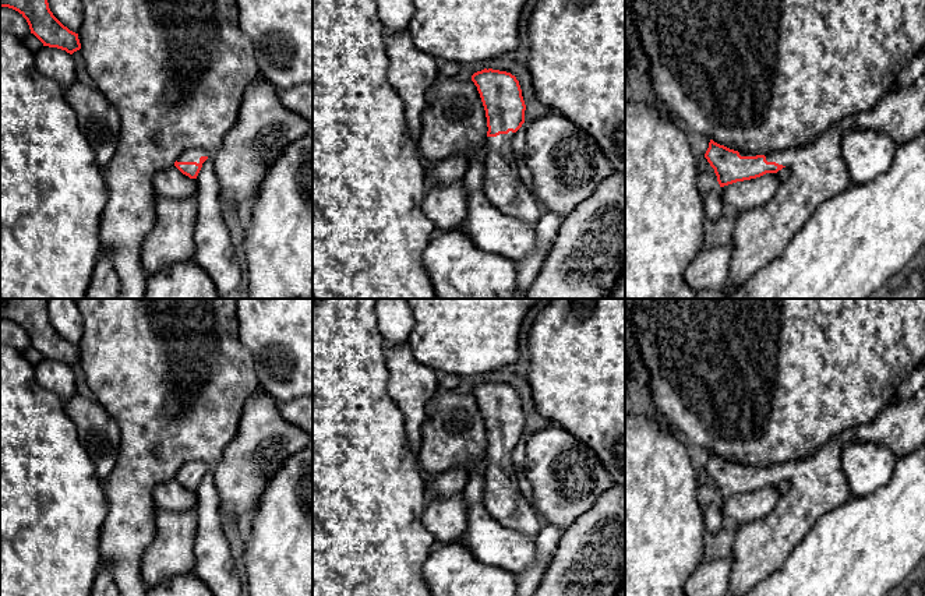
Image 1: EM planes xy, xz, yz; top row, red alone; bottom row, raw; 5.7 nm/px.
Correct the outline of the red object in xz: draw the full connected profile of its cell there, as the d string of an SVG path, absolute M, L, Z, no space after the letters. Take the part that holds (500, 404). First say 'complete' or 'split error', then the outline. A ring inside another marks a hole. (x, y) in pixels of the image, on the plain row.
split error; M484 381L472 388L487 430L483 504L501 525L536 536L543 521L518 483L512 452L525 435L526 417L519 394L506 384Z

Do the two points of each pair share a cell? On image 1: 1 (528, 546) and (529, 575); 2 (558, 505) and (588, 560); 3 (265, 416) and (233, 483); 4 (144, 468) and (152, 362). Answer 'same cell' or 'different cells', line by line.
1: different cells
2: different cells
3: same cell
4: same cell

